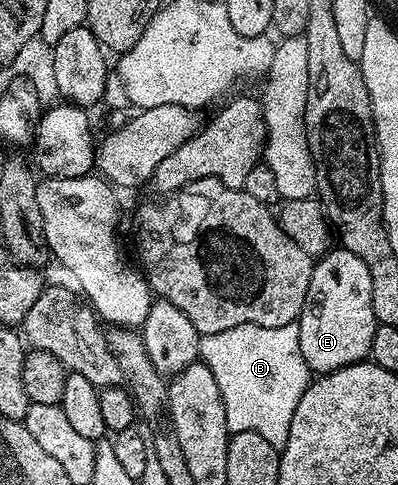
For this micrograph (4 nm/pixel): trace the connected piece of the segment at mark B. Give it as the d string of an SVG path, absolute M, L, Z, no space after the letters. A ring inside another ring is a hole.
M298 323L285 326L242 324L233 330L200 336L199 354L202 363L213 370L221 398L225 402L228 433L261 434L269 446L282 450L289 442L289 425L293 410L301 402L301 394L311 384L313 373L301 358Z

